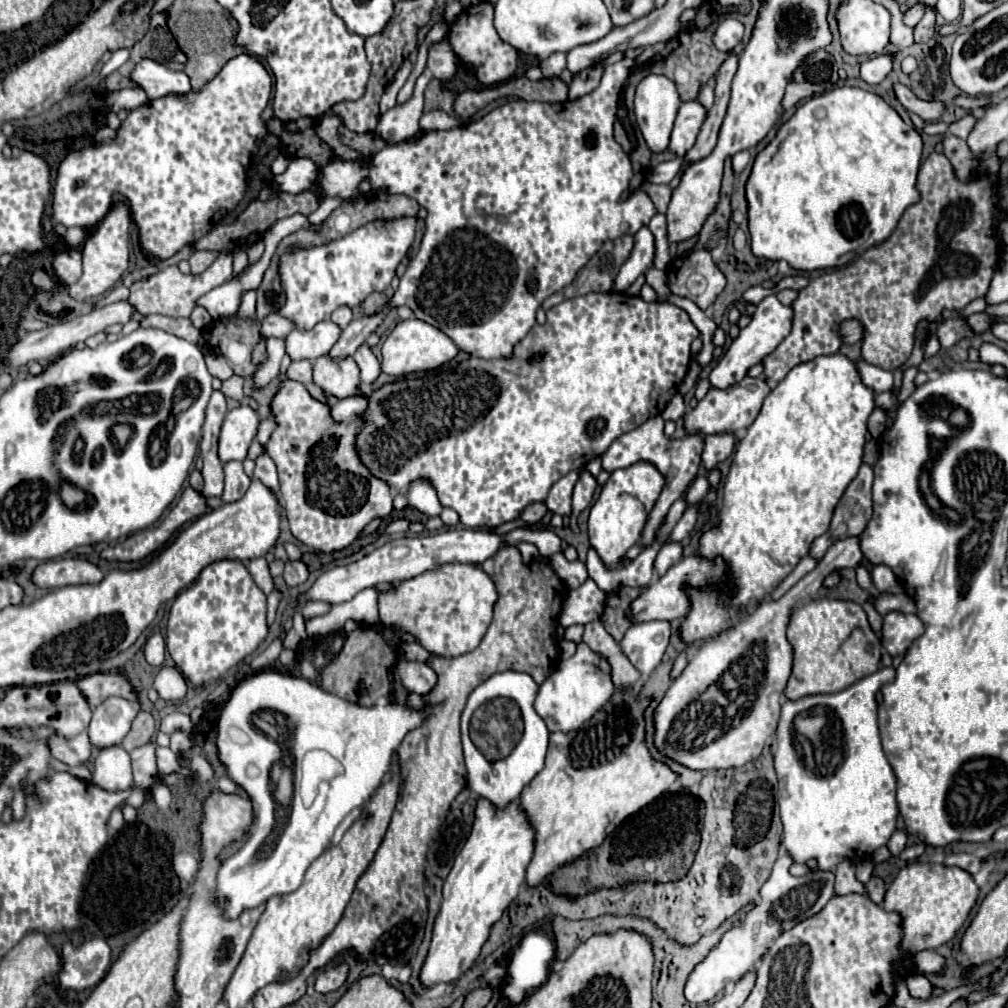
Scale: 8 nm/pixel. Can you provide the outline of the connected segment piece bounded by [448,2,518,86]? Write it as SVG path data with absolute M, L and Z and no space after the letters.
M482 2L478 6L468 6L458 16L458 20L452 24L450 36L448 36L450 44L458 52L458 58L476 68L476 78L484 86L506 82L518 68L518 50L498 36L492 20L494 20L494 6L490 2Z

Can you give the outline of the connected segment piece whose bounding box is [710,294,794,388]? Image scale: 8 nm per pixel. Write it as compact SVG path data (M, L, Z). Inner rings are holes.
M774 294L766 296L756 306L756 312L754 312L750 324L746 328L740 328L738 338L730 344L726 354L716 362L714 370L710 372L710 384L716 386L716 388L728 388L728 386L740 382L754 364L762 362L770 352L774 352L776 346L790 334L790 330L792 330L792 316L794 316L794 312L792 312L790 306L780 304Z

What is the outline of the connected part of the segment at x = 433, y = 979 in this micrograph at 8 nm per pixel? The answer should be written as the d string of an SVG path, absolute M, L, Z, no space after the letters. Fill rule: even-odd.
M478 798L476 802L476 818L472 824L472 832L462 846L460 854L456 856L456 862L444 882L444 900L438 912L438 918L434 922L434 934L432 944L422 968L422 982L428 988L434 988L438 982L456 982L478 958L482 944L486 942L486 936L490 934L490 928L496 920L500 920L502 912L508 908L508 904L516 898L520 886L526 880L526 866L530 864L534 854L534 828L528 822L526 812L520 808L518 800L510 802L506 808L496 808L490 800Z

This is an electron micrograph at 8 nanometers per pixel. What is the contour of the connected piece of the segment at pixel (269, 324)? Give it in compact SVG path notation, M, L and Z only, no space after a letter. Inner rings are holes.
M268 314L264 320L262 320L262 326L260 326L260 334L264 338L268 336L276 336L276 338L282 338L286 336L286 332L294 330L294 324L286 324L286 320L282 320L282 316L278 314Z

